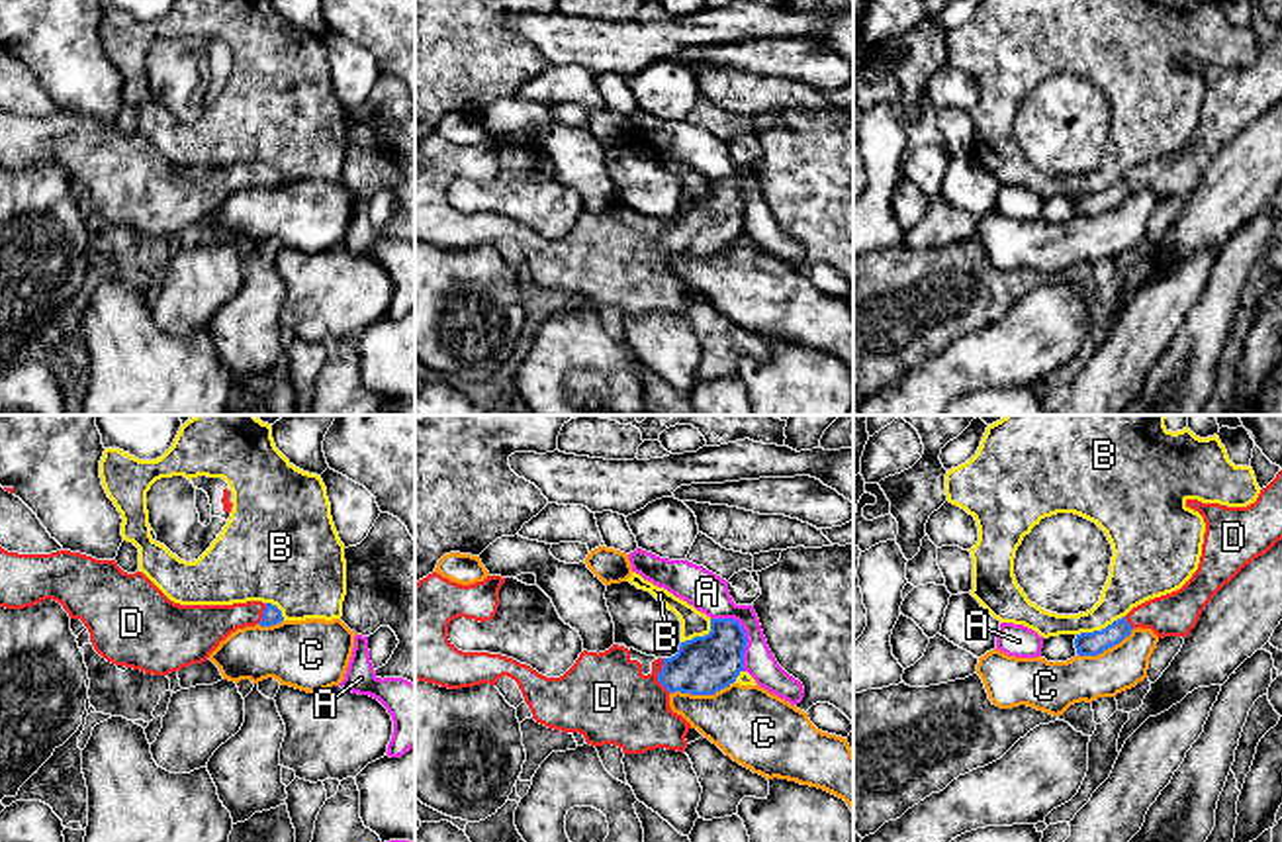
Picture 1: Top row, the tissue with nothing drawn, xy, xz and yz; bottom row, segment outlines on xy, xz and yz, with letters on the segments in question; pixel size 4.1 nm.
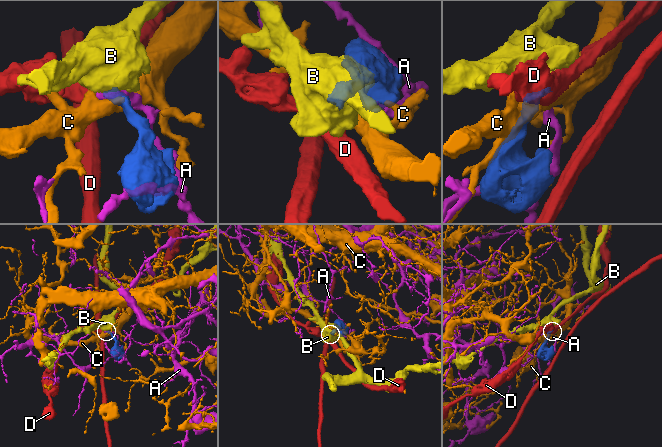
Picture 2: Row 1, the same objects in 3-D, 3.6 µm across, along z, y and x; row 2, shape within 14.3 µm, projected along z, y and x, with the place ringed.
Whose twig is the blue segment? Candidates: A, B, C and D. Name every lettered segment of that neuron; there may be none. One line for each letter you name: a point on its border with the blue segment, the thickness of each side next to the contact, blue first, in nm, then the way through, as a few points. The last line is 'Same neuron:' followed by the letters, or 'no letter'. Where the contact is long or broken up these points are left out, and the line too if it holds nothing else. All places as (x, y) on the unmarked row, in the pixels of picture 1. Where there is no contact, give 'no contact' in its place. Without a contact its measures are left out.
D: meets blue in xz at (658, 237); 240 nm thick on the blue side, 360 nm on the other; runs through xz (705, 226), (687, 233), (658, 237), (637, 259), (605, 259)
Same neuron: D

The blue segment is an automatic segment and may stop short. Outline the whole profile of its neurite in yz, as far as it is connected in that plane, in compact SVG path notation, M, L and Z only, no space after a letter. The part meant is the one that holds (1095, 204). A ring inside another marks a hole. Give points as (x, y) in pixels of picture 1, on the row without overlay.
M1282 31L1247 69L1198 61L1186 61L1186 69L1198 72L1206 84L1198 131L1180 151L1133 168L1102 192L1076 196L1078 217L1098 217L1139 188L1151 190L1159 200L1186 200L1213 157L1282 102Z

